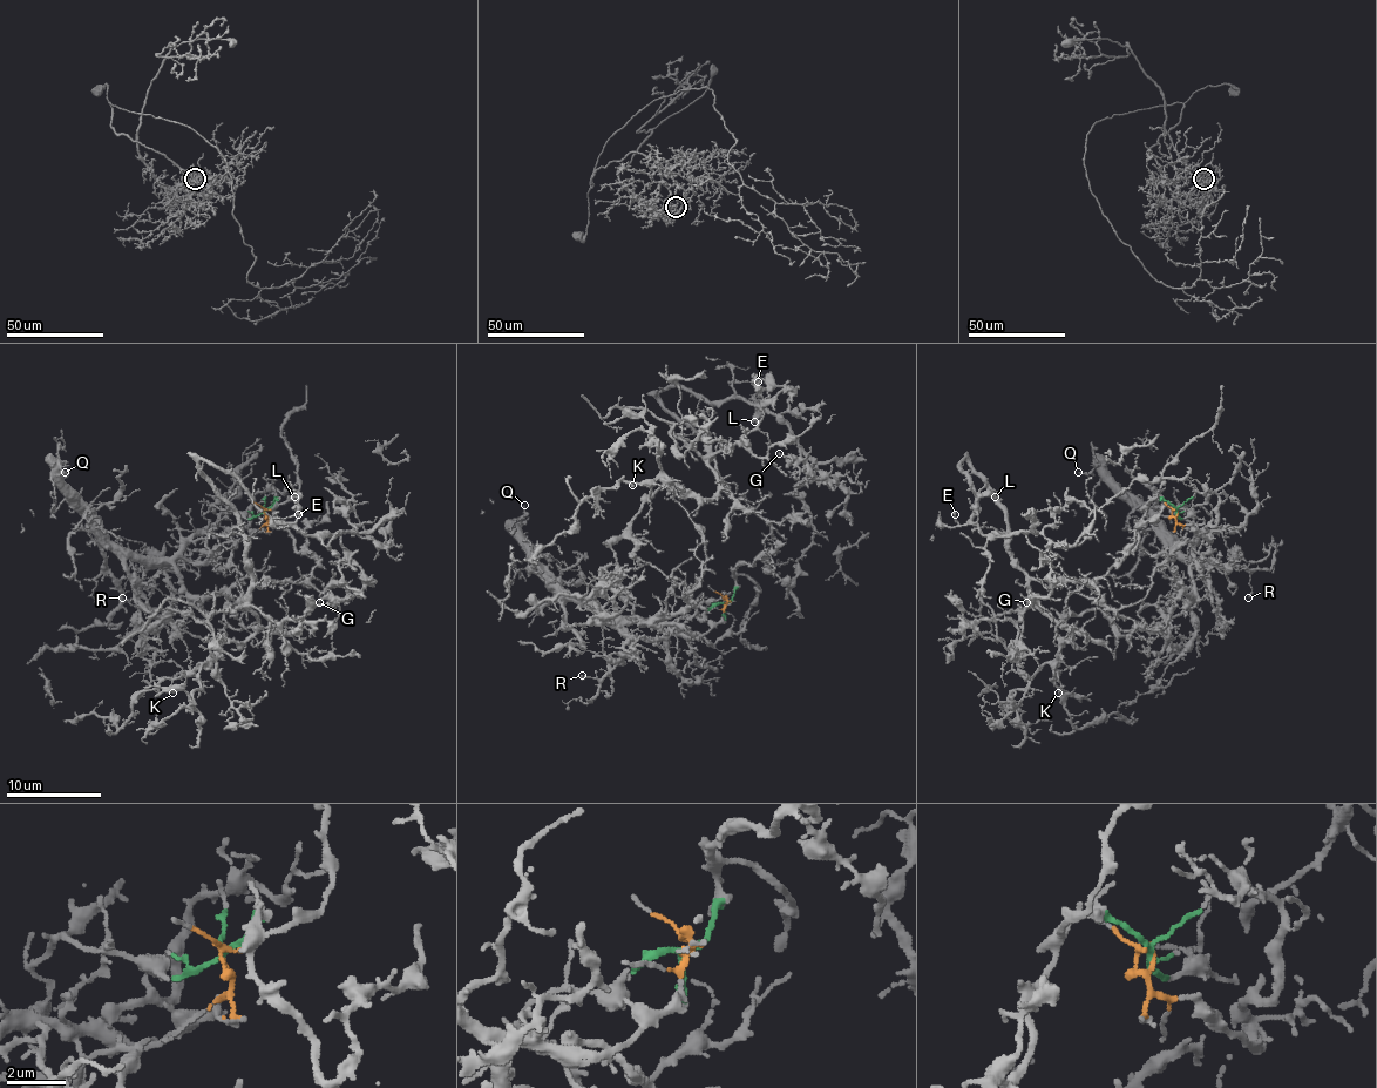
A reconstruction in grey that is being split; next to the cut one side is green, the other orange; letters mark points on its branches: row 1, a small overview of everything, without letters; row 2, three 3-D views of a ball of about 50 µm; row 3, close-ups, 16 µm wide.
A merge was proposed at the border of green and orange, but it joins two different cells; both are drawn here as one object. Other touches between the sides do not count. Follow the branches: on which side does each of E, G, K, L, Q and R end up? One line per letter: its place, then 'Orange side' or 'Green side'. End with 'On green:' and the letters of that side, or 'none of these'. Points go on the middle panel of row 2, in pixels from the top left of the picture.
E: Place: (758, 382). Green side
G: Place: (779, 453). Green side
K: Place: (632, 485). Green side
L: Place: (754, 421). Green side
Q: Place: (524, 505). Orange side
R: Place: (582, 675). Orange side
On green: E, G, K, L

